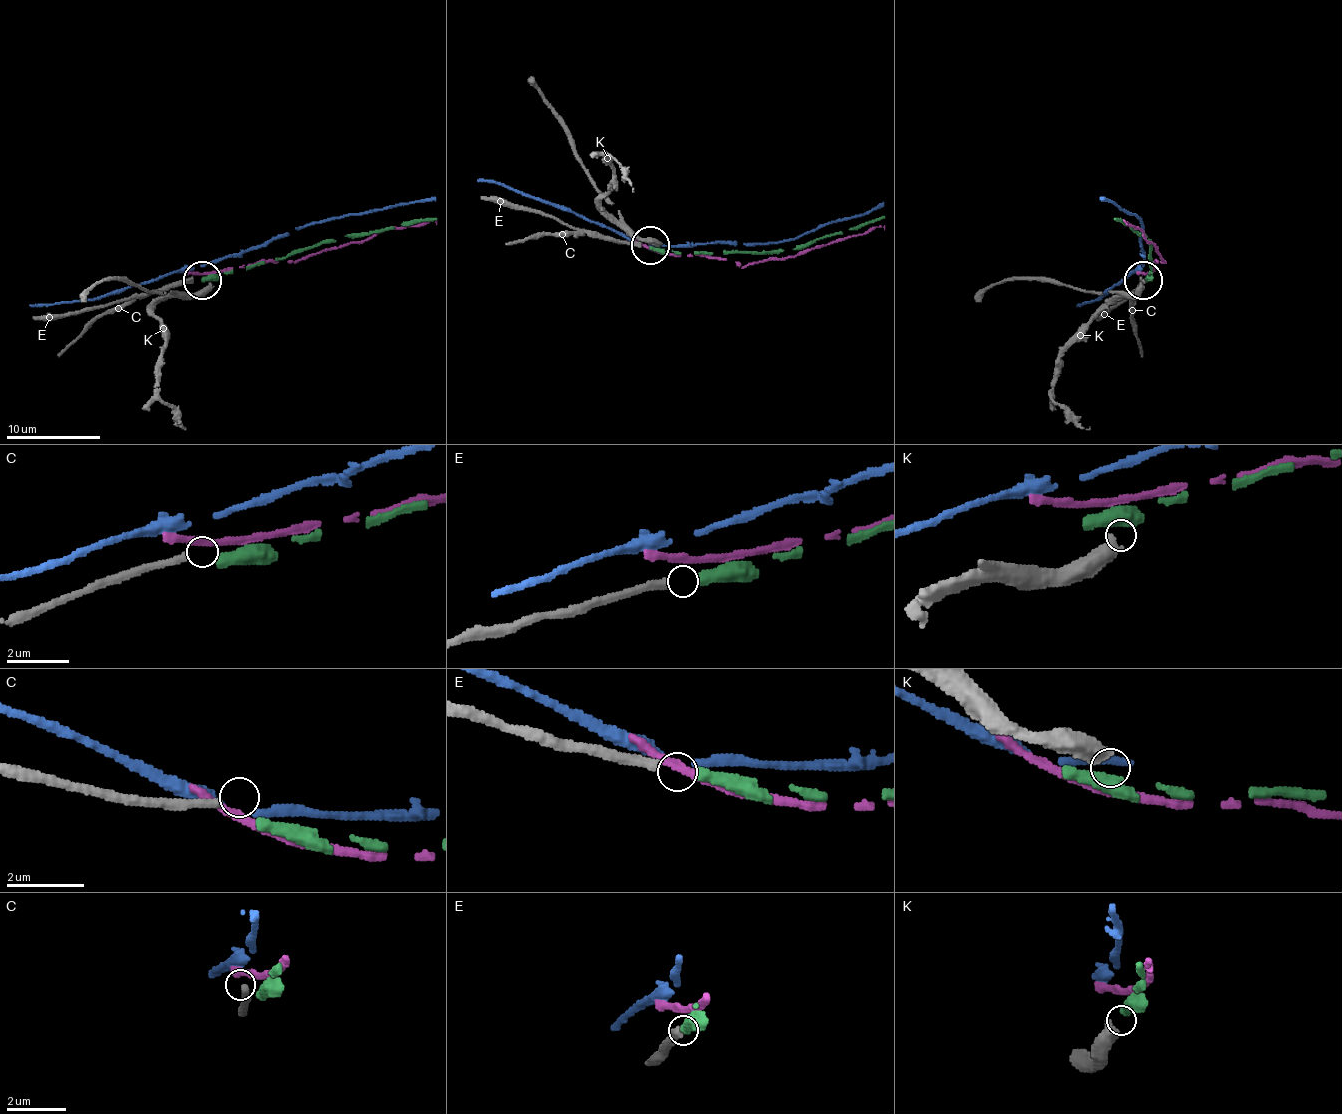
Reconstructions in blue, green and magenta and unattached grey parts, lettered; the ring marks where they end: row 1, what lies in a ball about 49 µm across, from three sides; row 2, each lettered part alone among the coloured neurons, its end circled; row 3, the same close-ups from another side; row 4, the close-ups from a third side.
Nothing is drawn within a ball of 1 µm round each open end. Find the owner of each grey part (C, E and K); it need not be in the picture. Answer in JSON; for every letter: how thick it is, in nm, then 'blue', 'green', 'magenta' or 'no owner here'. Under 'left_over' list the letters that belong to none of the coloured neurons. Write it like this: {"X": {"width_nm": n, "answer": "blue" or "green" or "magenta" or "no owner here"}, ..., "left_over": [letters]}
{"C": {"width_nm": 240, "answer": "no owner here"}, "E": {"width_nm": 260, "answer": "green"}, "K": {"width_nm": 500, "answer": "no owner here"}, "left_over": ["C", "K"]}

